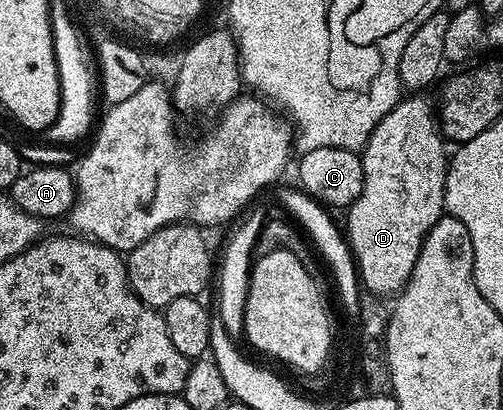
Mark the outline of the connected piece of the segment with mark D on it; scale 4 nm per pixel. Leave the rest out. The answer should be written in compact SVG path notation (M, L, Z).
M424 96L401 97L395 108L382 116L368 138L362 151L364 187L358 200L354 200L346 210L346 239L355 258L359 281L367 293L377 296L399 295L414 272L418 252L430 228L434 228L436 221L445 217L444 185L450 157L447 148L446 139L440 132L437 107L433 103L431 106Z

